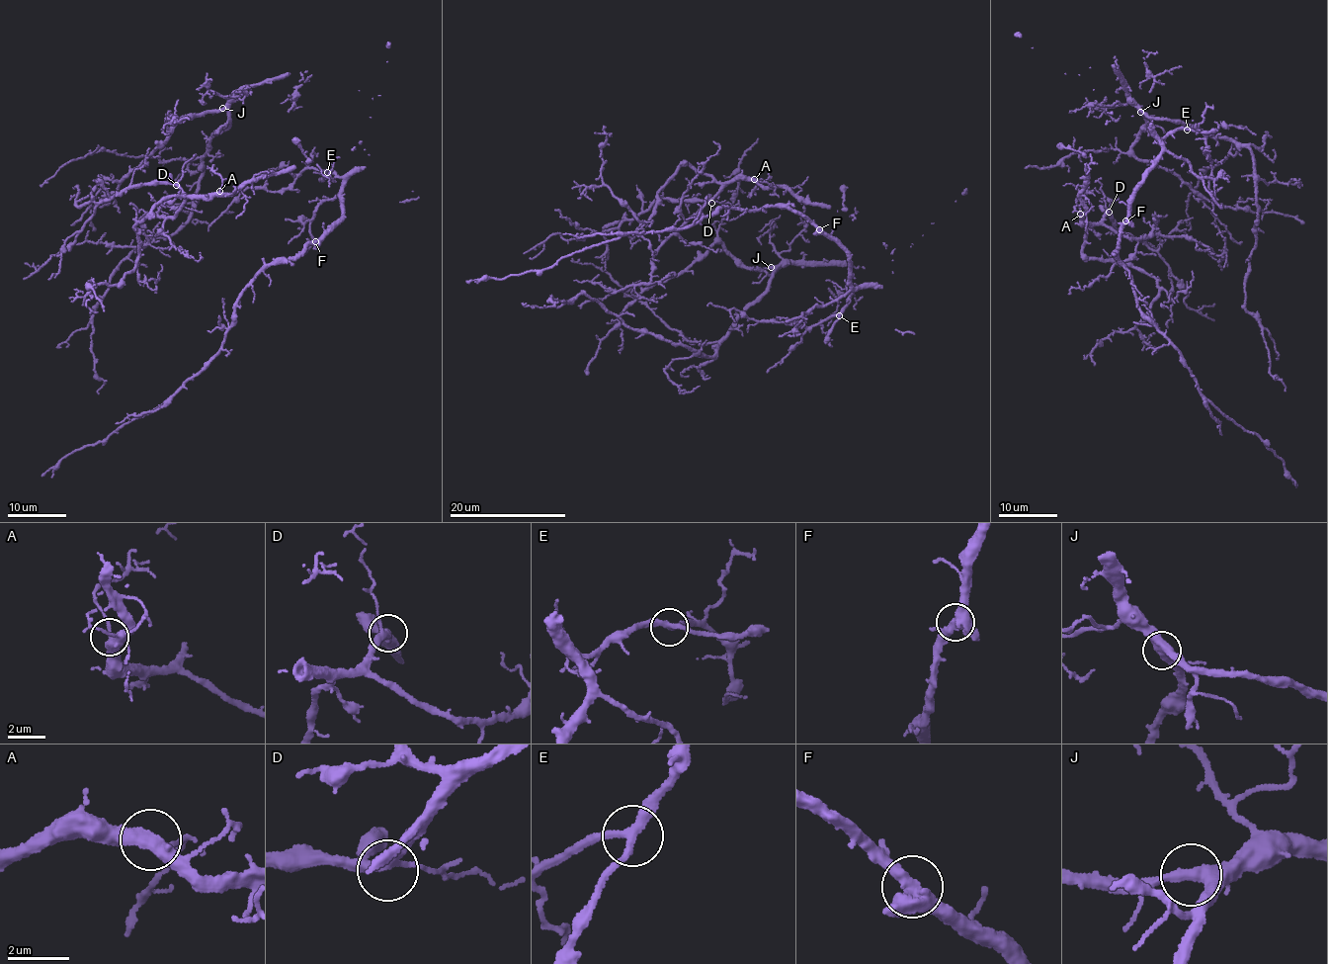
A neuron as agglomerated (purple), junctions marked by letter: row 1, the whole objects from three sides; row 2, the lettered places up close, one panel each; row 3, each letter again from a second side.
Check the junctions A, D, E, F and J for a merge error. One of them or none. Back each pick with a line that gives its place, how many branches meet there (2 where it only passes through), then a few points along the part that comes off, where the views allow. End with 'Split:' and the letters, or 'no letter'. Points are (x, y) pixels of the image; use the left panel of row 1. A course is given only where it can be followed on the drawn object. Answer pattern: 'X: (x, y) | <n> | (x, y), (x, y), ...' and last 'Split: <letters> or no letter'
Split: no letter

